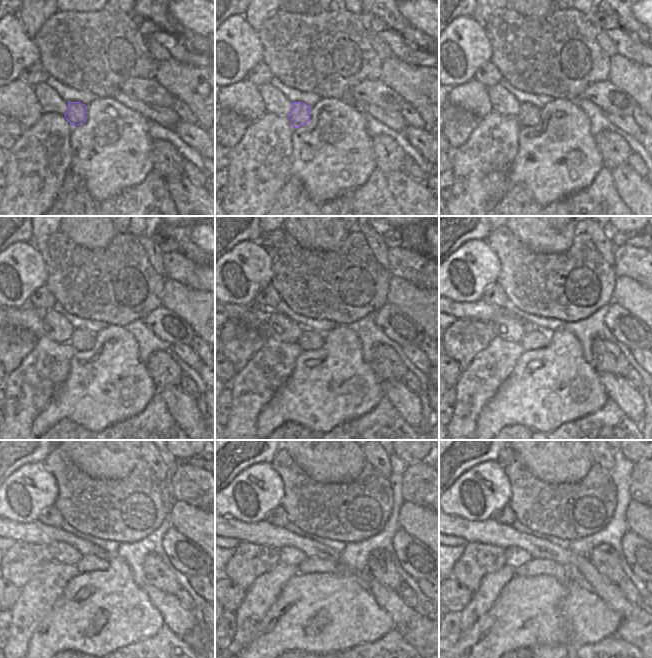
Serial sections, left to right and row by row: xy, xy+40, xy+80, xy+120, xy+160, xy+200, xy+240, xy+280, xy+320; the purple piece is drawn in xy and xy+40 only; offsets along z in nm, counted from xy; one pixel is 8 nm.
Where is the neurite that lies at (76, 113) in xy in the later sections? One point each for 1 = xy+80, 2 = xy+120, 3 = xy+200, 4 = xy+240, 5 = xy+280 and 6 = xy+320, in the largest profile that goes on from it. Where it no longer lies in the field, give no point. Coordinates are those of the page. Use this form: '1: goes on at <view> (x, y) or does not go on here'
1: goes on at xy+80 (529, 115)
2: goes on at xy+120 (83, 340)
3: goes on at xy+200 (535, 339)
4: goes on at xy+240 (88, 563)
5: goes on at xy+280 (313, 565)
6: goes on at xy+320 (536, 567)

